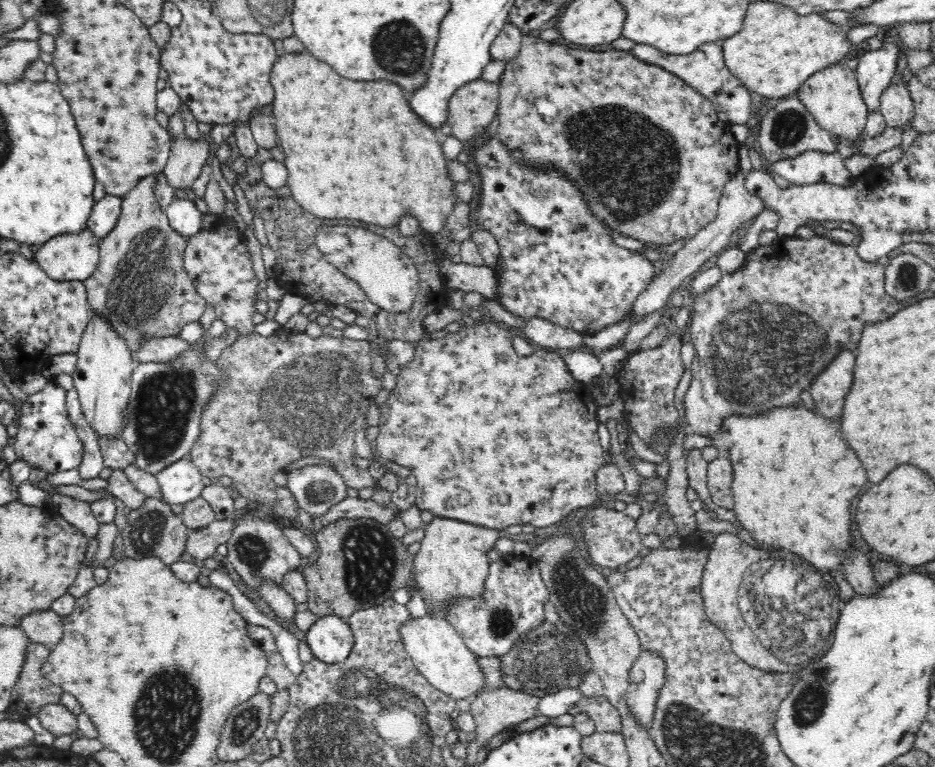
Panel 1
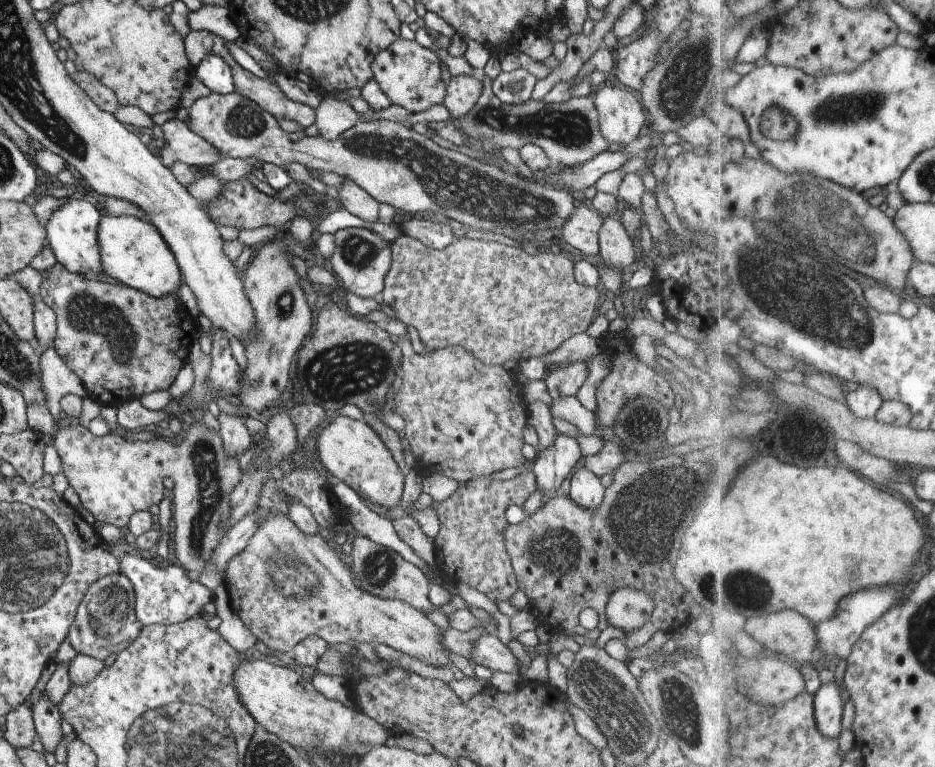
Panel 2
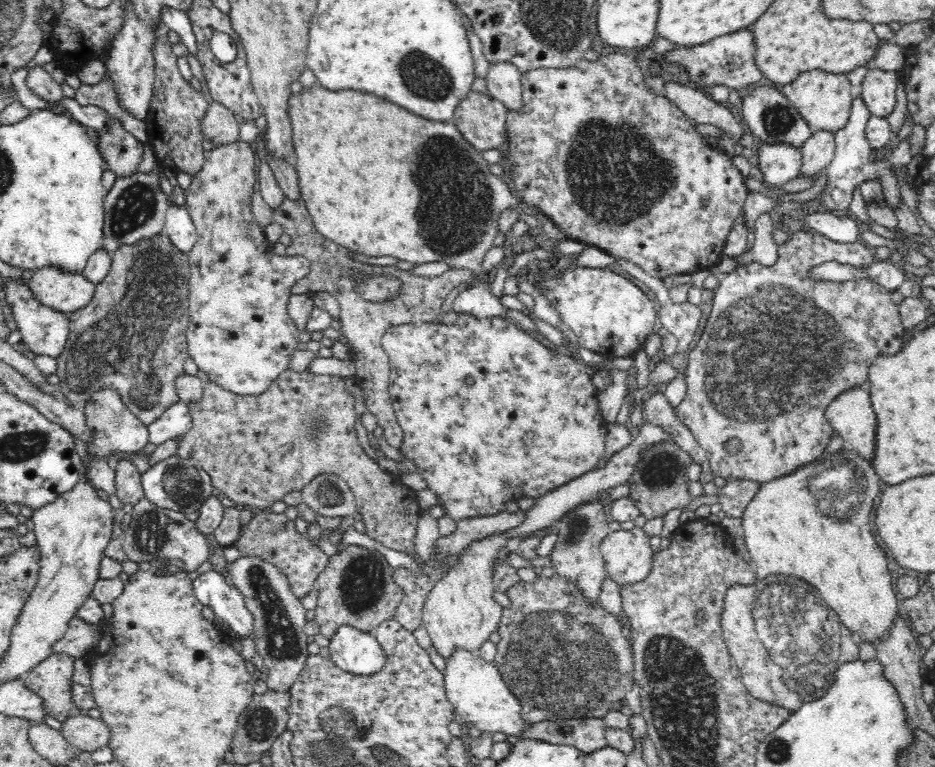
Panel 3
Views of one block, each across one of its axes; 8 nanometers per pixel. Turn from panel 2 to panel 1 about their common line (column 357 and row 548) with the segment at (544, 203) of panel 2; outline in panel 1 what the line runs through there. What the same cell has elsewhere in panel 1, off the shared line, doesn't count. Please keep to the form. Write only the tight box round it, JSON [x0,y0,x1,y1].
[120,497,190,566]

